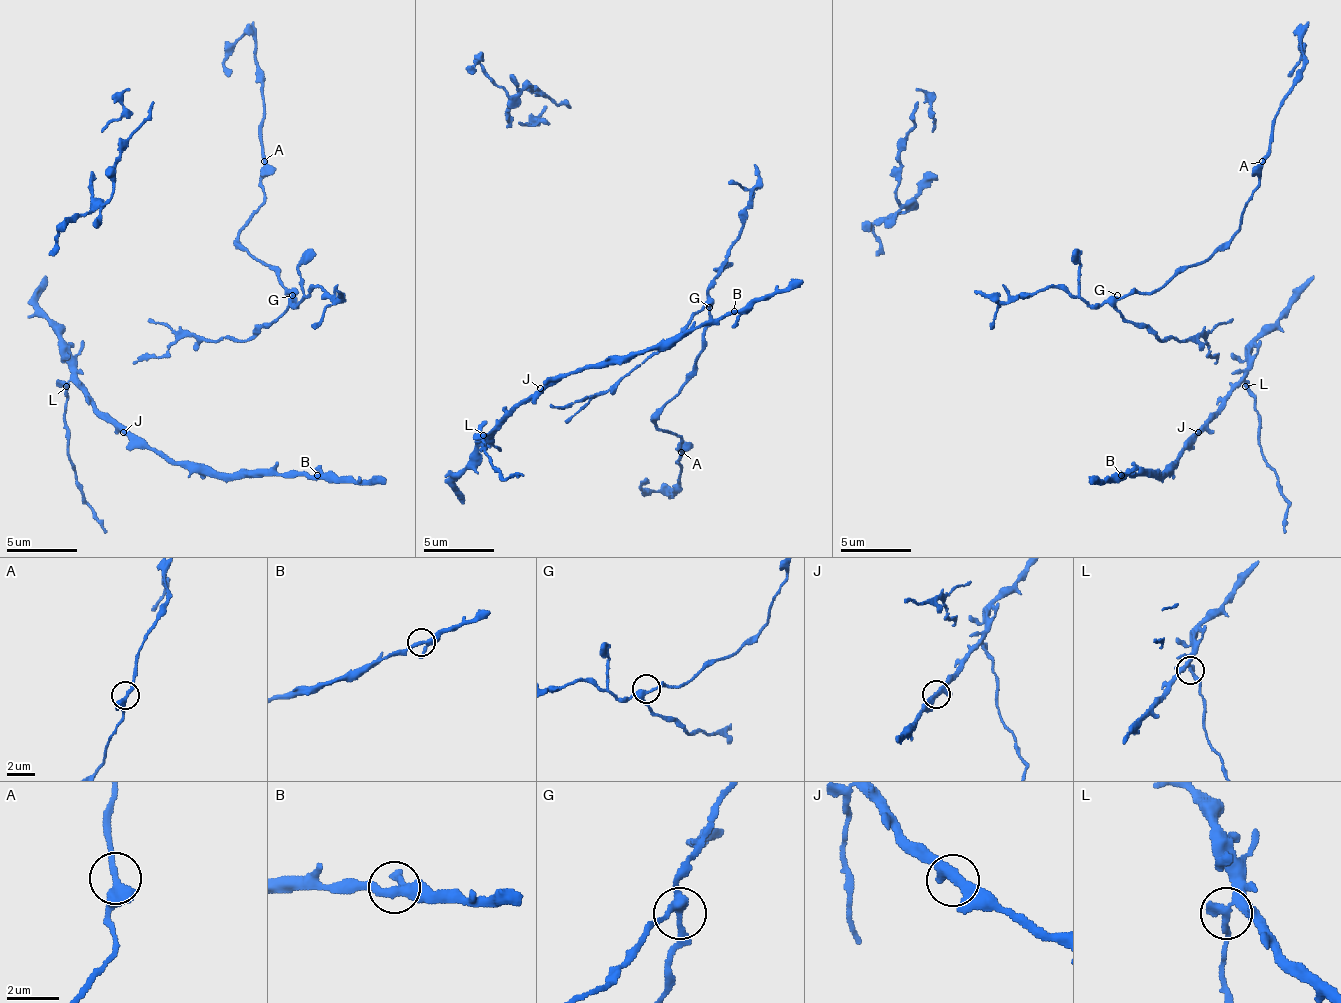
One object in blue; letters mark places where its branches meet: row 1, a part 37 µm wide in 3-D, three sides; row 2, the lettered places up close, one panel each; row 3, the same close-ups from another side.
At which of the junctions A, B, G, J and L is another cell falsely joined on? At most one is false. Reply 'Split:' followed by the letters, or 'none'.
Split: L

